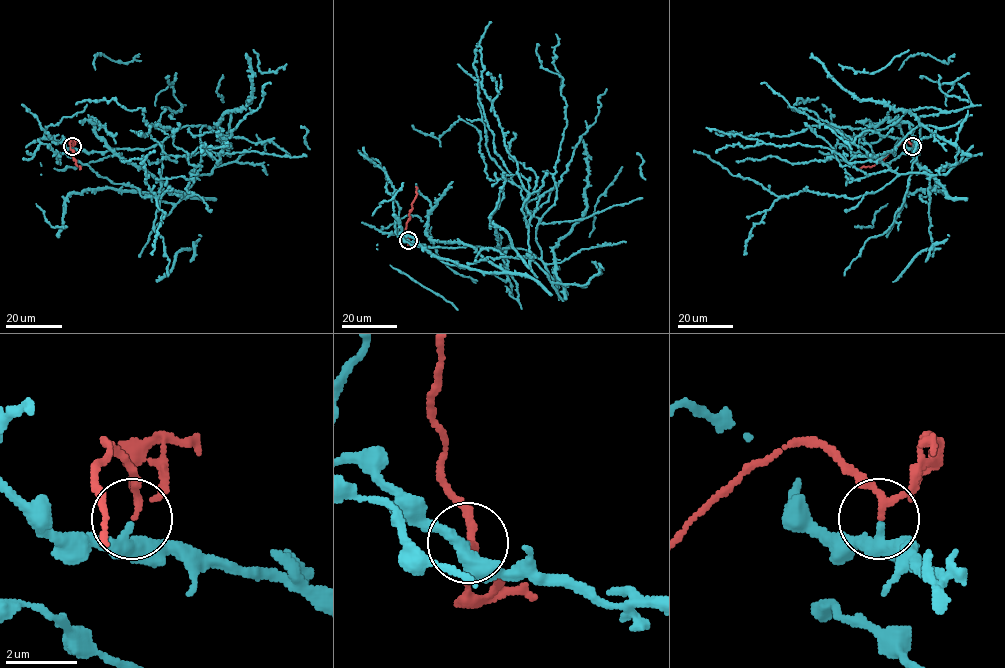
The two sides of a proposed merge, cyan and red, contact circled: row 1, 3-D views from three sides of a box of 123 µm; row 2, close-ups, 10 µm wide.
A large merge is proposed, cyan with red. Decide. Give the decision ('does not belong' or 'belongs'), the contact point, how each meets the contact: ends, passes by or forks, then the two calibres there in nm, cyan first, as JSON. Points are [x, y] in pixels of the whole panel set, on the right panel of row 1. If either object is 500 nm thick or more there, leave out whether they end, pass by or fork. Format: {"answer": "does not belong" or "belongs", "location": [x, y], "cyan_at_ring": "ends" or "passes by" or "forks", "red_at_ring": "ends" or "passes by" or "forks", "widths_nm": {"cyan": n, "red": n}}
{"answer": "does not belong", "location": [912, 146], "cyan_at_ring": "passes by", "red_at_ring": "passes by", "widths_nm": {"cyan": 280, "red": 150}}

